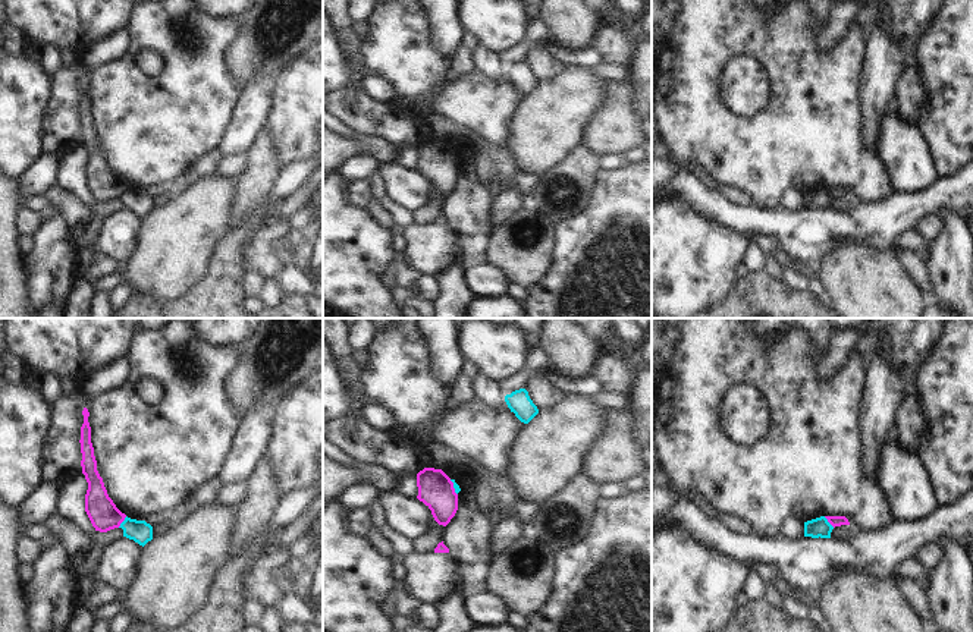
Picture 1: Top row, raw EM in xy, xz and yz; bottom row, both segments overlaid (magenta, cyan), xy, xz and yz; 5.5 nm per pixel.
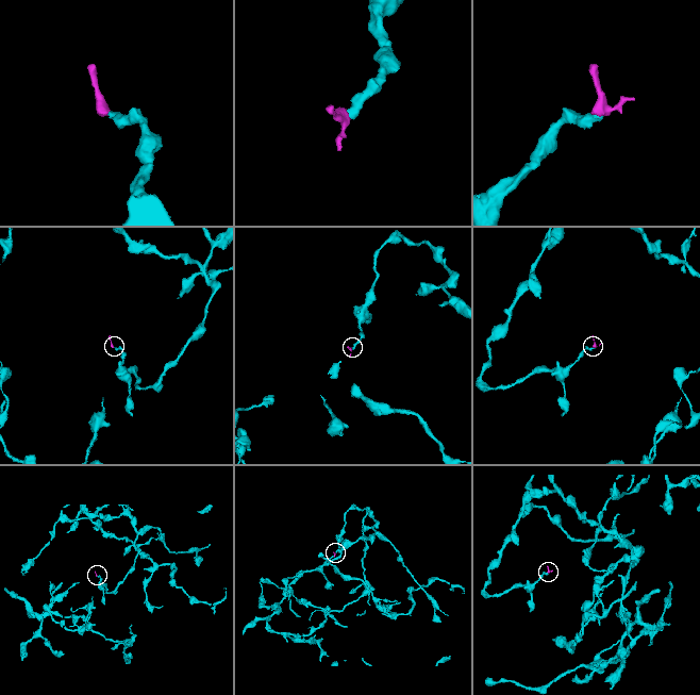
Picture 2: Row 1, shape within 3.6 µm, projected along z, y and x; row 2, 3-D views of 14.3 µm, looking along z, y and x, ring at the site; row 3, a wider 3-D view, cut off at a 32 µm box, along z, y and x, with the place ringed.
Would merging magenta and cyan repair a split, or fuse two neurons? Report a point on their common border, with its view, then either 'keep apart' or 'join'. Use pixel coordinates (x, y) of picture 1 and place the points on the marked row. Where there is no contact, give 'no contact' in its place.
contact xy (122, 521); keep apart

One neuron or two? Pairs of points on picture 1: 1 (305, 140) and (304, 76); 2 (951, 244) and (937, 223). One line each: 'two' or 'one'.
1: one
2: two

